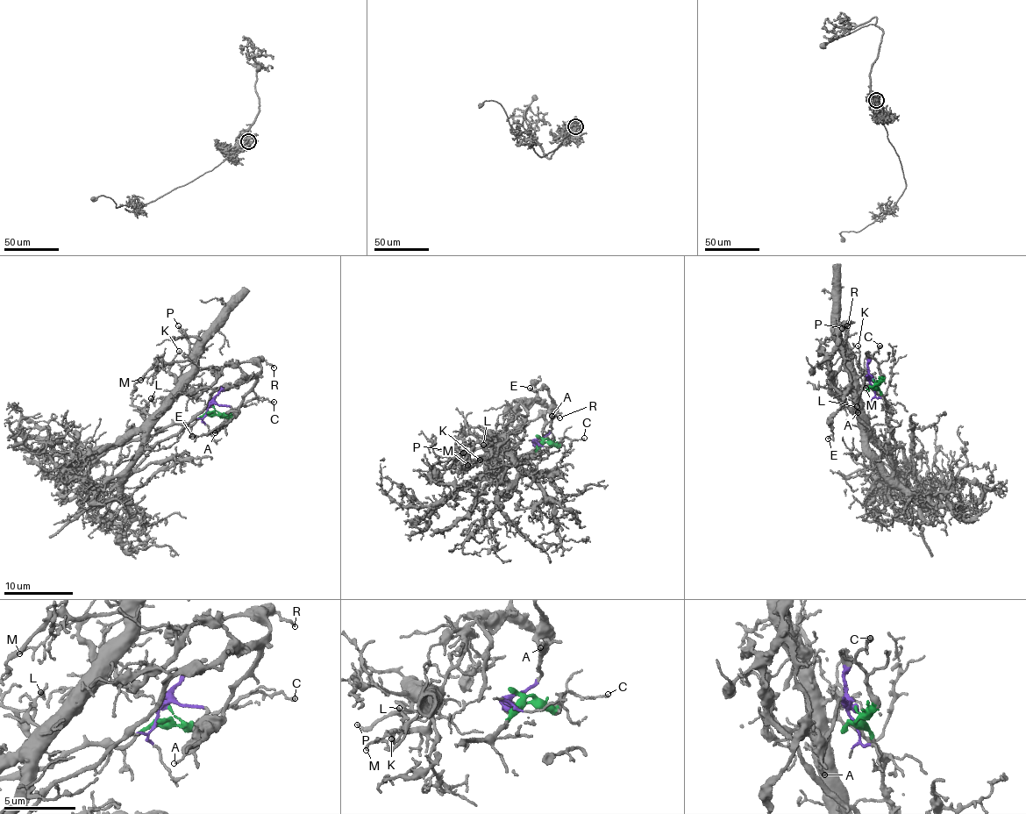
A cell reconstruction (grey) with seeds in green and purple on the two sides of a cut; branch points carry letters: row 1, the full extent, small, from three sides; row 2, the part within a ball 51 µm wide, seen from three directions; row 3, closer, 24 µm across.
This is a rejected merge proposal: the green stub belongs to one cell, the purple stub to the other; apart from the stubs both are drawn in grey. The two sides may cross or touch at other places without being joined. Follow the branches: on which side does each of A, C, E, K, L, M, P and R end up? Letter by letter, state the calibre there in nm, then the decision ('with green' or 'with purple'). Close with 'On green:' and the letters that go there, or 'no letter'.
A: calibre 130 nm; with purple
C: calibre 160 nm; with green
E: calibre 120 nm; with purple
K: calibre 140 nm; with green
L: calibre 200 nm; with green
M: calibre 150 nm; with green
P: calibre 260 nm; with green
R: calibre 150 nm; with purple
On green: C, K, L, M, P

